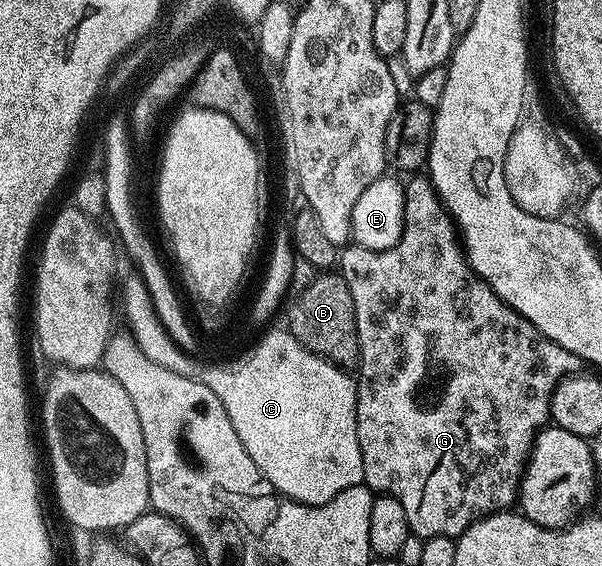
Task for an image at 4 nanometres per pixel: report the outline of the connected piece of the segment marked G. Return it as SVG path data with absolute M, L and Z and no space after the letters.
M423 175L412 176L406 182L403 191L403 230L399 242L385 251L358 247L344 248L340 252L344 253L339 257L337 269L342 273L349 287L349 295L353 295L353 307L357 319L359 363L355 418L357 419L357 439L361 447L363 484L372 493L397 499L397 503L405 507L405 519L414 536L424 539L429 537L457 539L480 517L486 517L489 513L510 510L516 504L519 496L519 478L527 464L527 458L531 455L535 435L548 424L551 416L551 396L555 386L563 378L580 372L581 362L577 355L565 351L565 347L553 343L545 334L539 333L537 327L533 327L533 323L526 321L520 313L513 312L493 290L487 288L487 284L471 268L460 238L453 228L451 216L443 208L439 195L435 192L435 186L426 176L419 176Z

